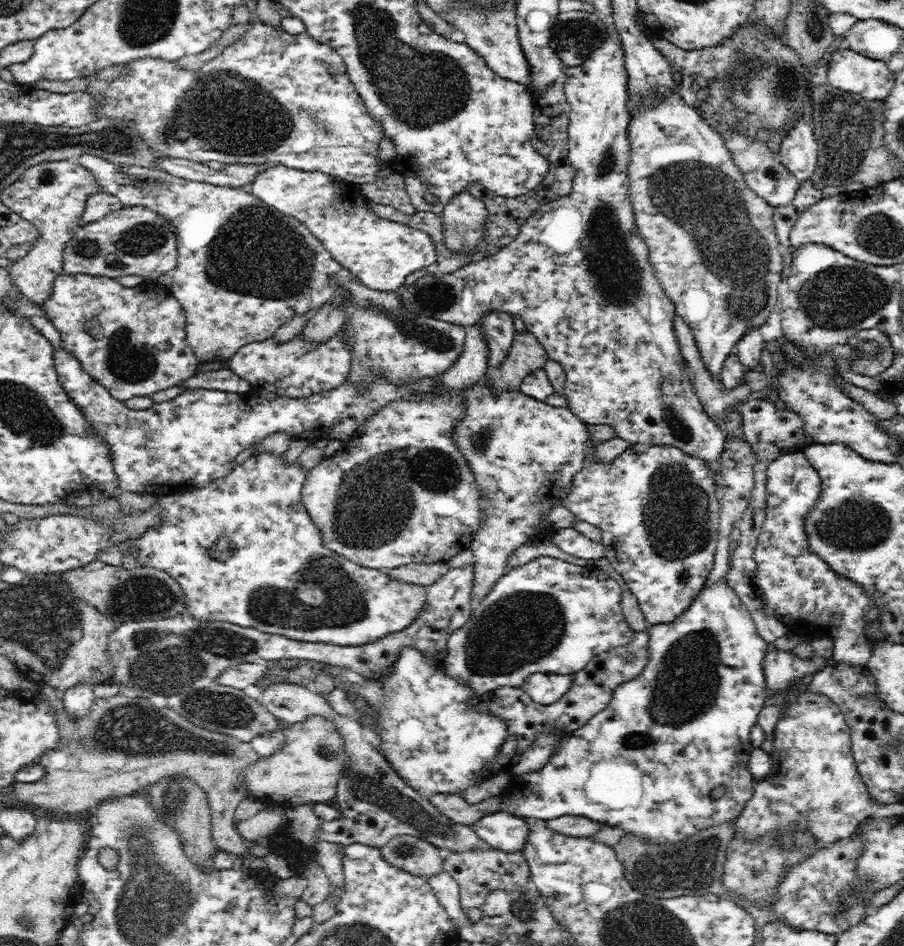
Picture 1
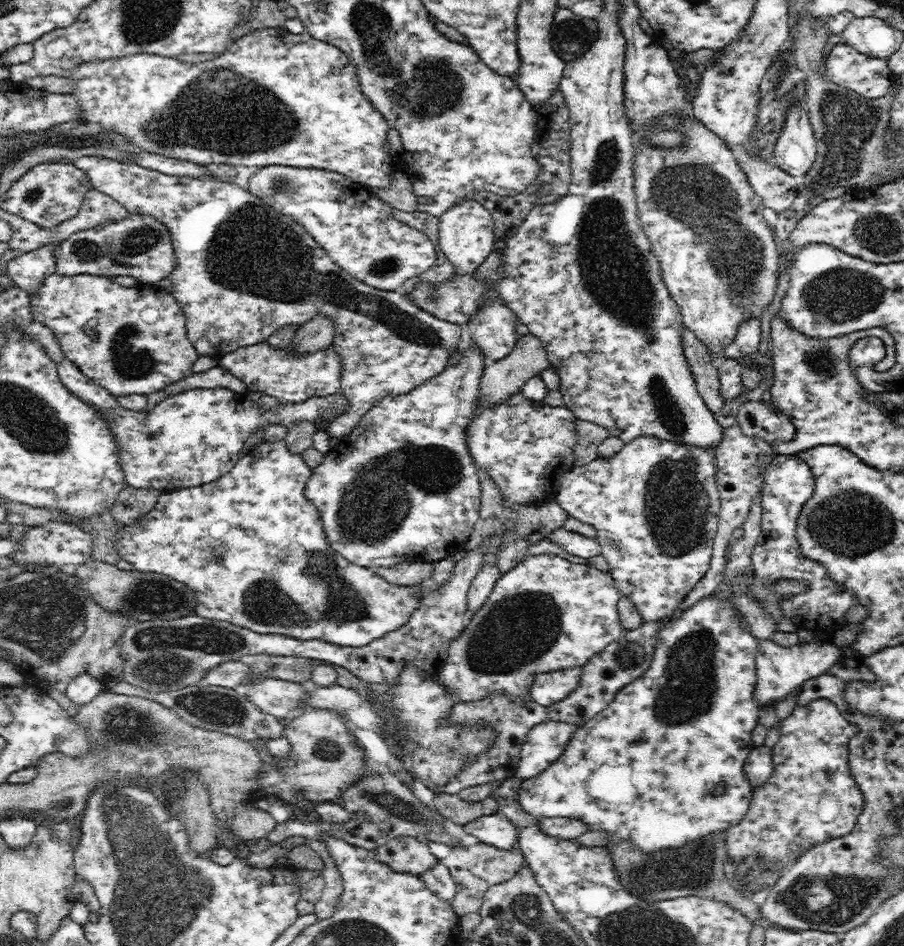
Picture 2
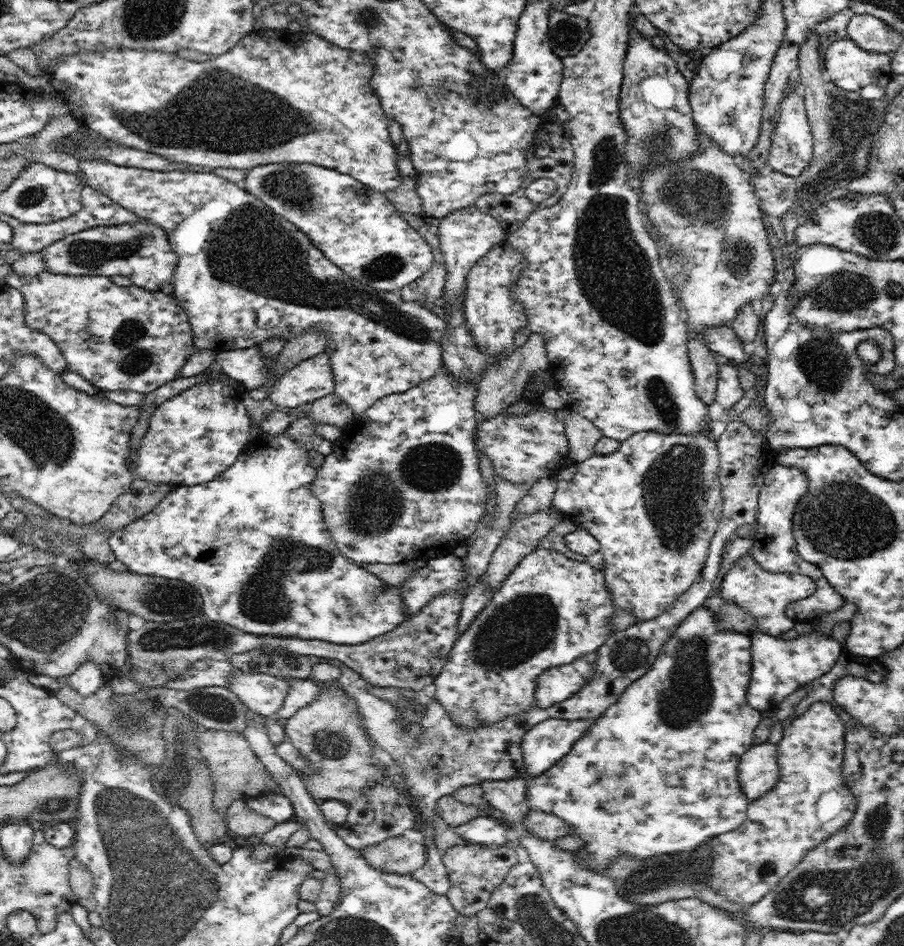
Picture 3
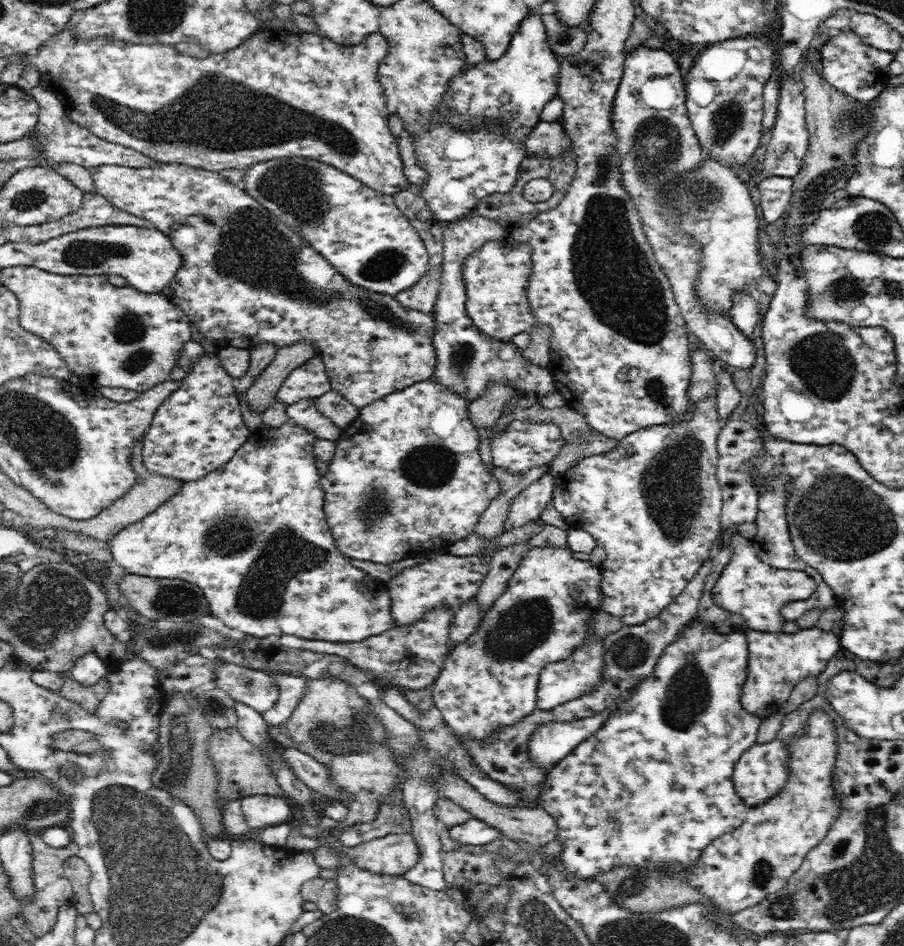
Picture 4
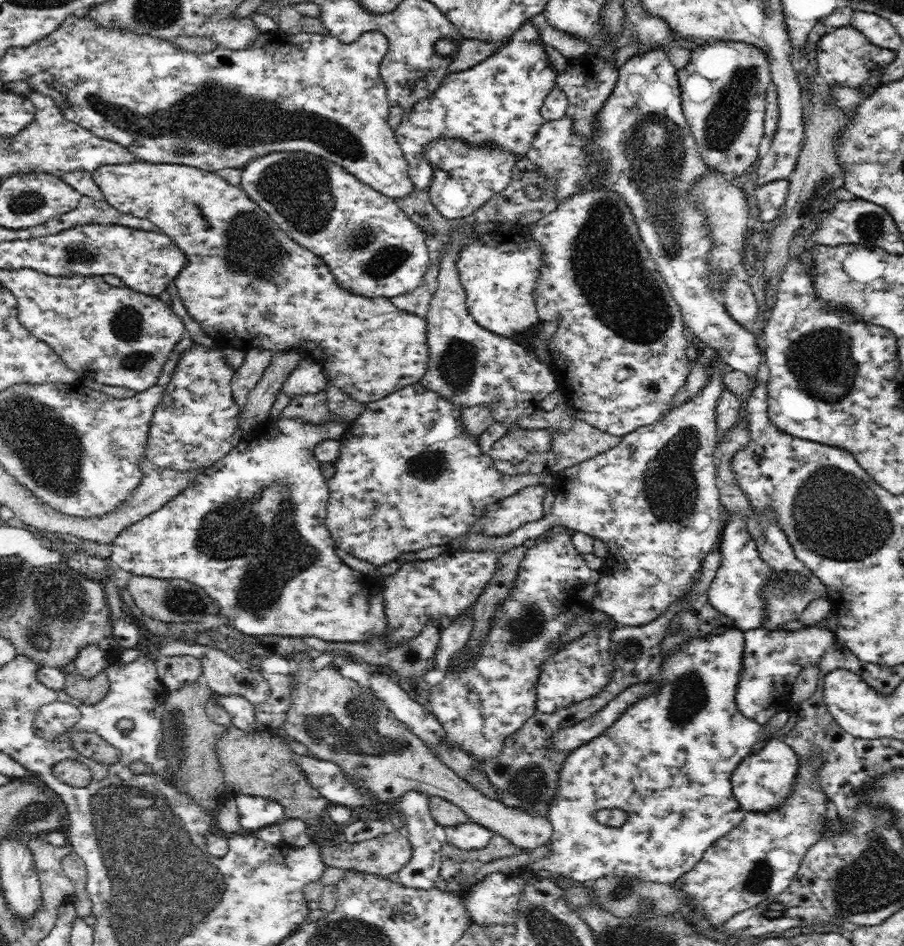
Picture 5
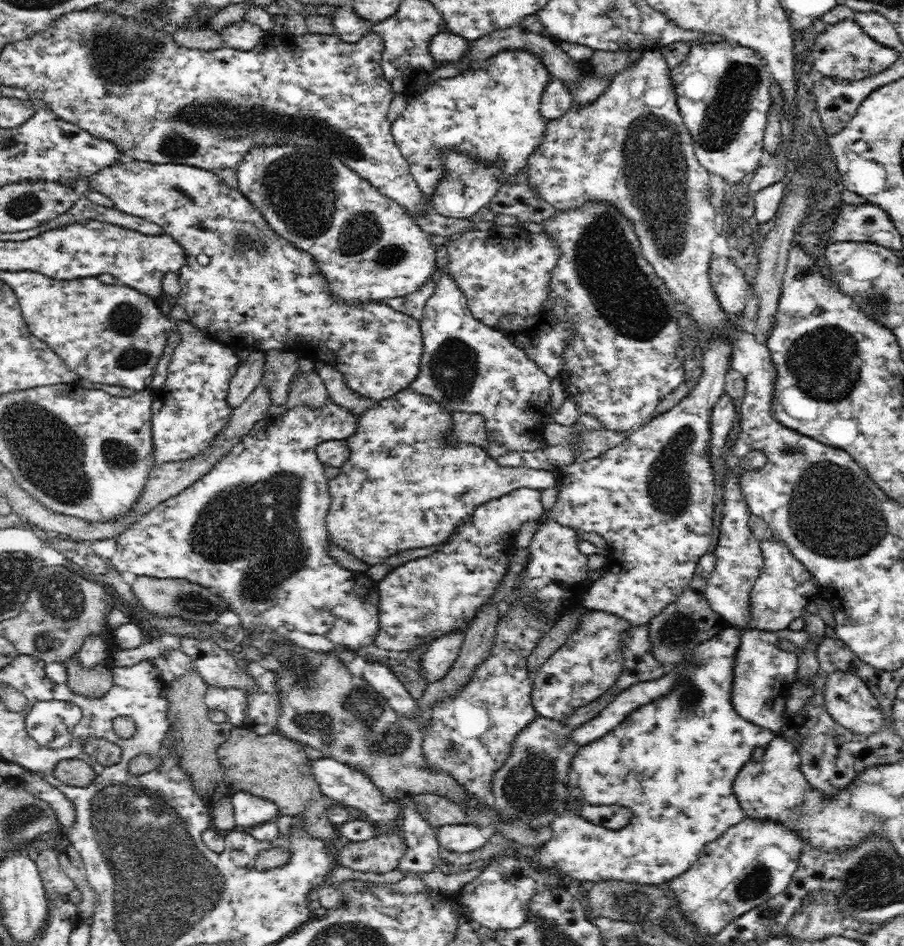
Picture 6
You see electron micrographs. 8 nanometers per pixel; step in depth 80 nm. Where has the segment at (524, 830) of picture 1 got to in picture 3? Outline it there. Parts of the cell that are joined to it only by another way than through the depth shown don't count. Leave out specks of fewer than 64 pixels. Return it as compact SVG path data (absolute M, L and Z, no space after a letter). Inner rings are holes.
M480 815L455 828L455 833L470 843L481 845L497 844L498 846L509 844L506 834L509 826L498 821L496 817Z

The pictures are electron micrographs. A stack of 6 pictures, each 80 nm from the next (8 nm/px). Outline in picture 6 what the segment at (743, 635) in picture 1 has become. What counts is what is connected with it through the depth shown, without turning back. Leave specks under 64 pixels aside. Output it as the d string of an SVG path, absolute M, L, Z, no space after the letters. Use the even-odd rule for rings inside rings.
M732 626L694 647L690 658L685 660L690 663L688 670L666 696L633 710L612 732L578 749L568 775L569 802L581 806L618 804L629 808L633 817L624 828L610 830L578 816L576 807L568 803L569 807L553 818L552 836L538 849L536 865L580 881L597 883L612 879L641 885L662 884L689 870L708 842L744 820L746 813L733 791L734 779L751 760L752 750L756 746L765 748L777 734L742 718L732 706L730 698L740 642L741 630Z

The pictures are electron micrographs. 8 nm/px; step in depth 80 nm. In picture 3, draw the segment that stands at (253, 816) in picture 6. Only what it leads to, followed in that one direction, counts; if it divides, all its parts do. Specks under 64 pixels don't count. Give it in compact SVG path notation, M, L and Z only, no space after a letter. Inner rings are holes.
M266 792L263 796L252 797L245 802L252 811L270 817L277 823L295 819L292 801L282 792Z

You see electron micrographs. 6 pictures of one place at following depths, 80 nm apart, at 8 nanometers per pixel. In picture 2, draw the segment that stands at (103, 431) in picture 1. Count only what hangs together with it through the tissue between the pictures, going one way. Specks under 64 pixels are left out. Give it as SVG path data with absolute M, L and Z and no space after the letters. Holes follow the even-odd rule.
M64 357L57 364L60 380L70 393L87 402L109 420L113 439L119 448L119 465L126 482L132 488L155 488L174 492L200 486L218 480L229 473L240 458L244 442L256 428L279 422L292 426L298 422L316 422L320 416L346 412L350 401L339 392L335 395L312 397L292 404L279 403L274 410L260 409L245 393L236 393L226 388L198 388L167 396L150 412L123 408L114 395L82 374L74 362Z

